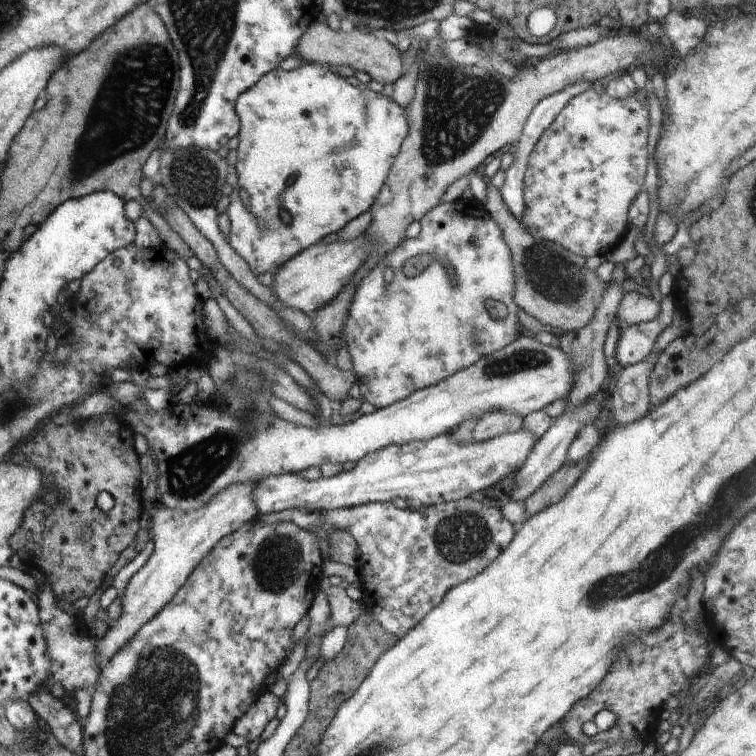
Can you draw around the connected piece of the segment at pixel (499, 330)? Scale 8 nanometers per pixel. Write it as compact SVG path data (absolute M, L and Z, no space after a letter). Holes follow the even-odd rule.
M469 195L463 196L453 202L440 203L424 214L420 222L421 232L416 238L406 237L394 252L386 254L374 266L370 275L362 276L354 288L352 304L348 308L343 341L353 363L351 371L360 387L361 397L378 409L404 400L412 392L439 383L455 372L472 366L482 356L514 342L521 331L516 315L518 306L514 302L516 276L510 250L504 242L500 226L490 218L483 203ZM418 256L428 256L428 266L418 276L406 276L402 270L404 262ZM387 267L392 268L394 273L390 284L386 284L384 279ZM486 300L504 304L508 309L506 318L493 318L486 309Z

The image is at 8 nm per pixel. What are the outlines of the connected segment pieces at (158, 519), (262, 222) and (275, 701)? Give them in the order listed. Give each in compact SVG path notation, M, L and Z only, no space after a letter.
M248 480L248 484L234 484L224 492L218 492L208 504L200 506L192 512L170 510L157 505L152 510L150 534L154 542L154 550L146 563L131 577L121 599L122 612L120 617L111 622L105 635L97 642L98 664L107 663L132 642L136 632L147 622L150 622L160 609L168 604L172 597L182 588L188 576L198 566L198 563L224 537L236 532L258 517L258 510L252 498L252 490L257 482Z
M314 63L290 71L277 67L267 72L236 99L235 109L240 119L234 169L238 182L226 210L230 219L229 243L256 276L275 275L303 249L368 212L409 130L405 109L392 98Z
M269 690L262 692L256 704L252 704L252 708L248 708L248 712L240 720L236 720L233 728L234 734L248 741L256 740L268 722L276 716L277 708L282 702L282 697L278 698Z

